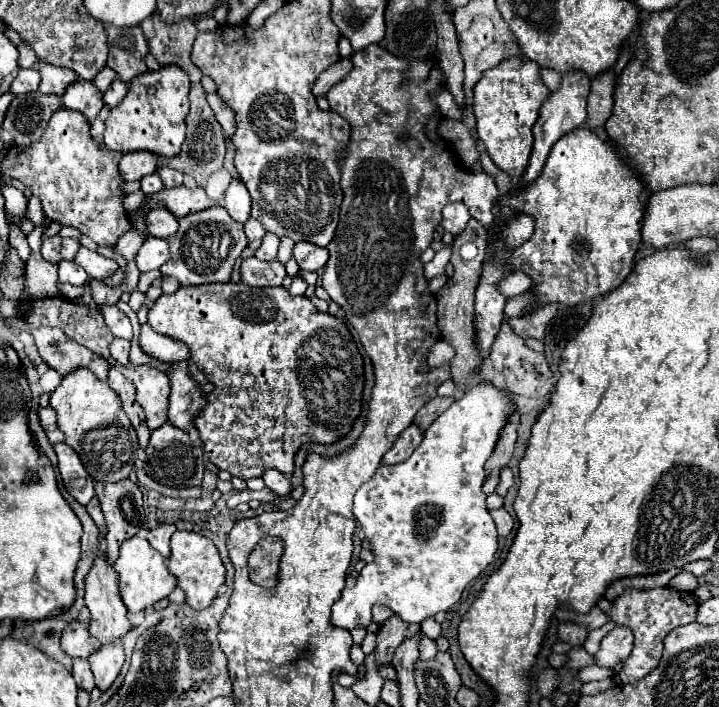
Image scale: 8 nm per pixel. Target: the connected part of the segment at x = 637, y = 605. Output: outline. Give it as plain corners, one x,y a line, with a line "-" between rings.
655,588
655,590
631,590
613,602
611,620
617,624
625,624
633,630
634,647
614,680
617,685
631,684
645,678
651,670
659,666
663,654
663,638
677,626
695,622
697,614
697,598
691,592
677,592
673,588

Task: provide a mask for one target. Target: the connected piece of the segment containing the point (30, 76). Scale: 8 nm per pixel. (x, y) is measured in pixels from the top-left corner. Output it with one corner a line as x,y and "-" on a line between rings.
31,68
31,70
19,70
15,82
11,84
11,92
13,94
35,92
37,88
39,88
39,72
35,68

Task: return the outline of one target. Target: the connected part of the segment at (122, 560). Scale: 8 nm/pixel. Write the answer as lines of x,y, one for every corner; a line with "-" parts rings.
133,536
127,542
123,542
123,546
119,548
119,558
113,566
119,574
121,600
129,612
141,612
145,608
151,608
155,602
167,598
177,586
177,580
167,570
165,558
143,536

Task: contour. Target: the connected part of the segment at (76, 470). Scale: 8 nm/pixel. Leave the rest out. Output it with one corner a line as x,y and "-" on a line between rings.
63,442
55,444
55,452
57,452
57,458
59,458
59,472
61,472
61,478
63,478
67,492
79,504
87,506
89,500
95,496
95,490
93,490
91,476
83,468
83,462
75,454
75,450
71,446
63,444

